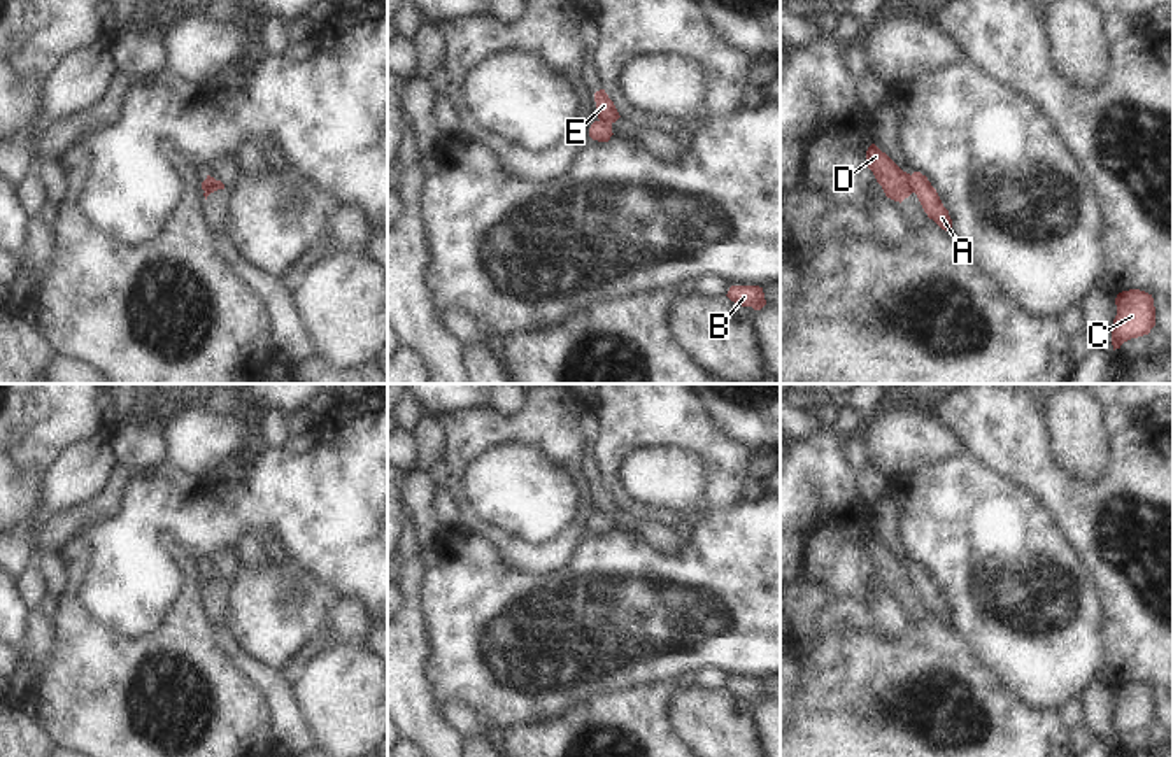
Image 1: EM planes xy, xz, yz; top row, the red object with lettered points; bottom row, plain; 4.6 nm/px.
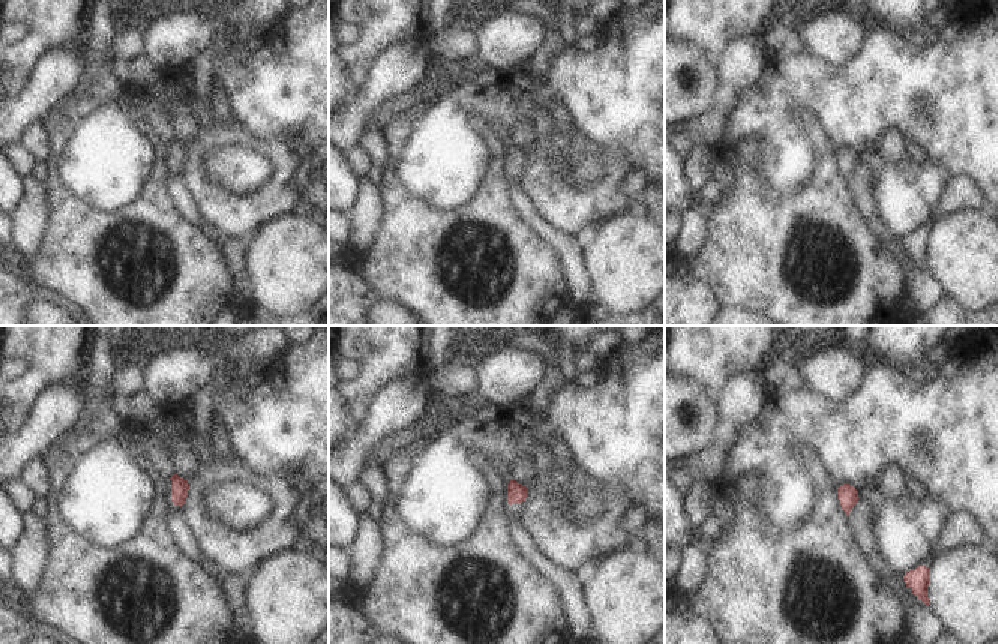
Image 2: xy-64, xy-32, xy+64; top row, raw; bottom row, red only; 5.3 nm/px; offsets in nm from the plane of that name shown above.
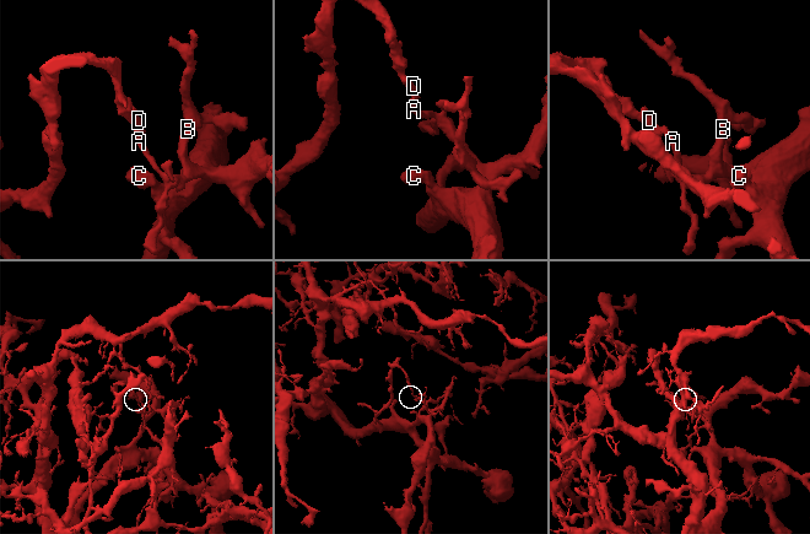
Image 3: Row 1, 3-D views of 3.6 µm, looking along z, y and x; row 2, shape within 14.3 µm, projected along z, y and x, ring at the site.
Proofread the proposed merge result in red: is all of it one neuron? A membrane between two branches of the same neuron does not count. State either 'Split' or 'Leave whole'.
Split

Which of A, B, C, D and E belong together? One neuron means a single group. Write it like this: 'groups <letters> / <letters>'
groups A B C / D E

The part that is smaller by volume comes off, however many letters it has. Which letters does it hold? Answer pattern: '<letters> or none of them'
D, E

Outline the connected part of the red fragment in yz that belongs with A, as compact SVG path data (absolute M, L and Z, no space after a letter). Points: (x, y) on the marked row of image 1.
M914 172L910 177L912 193L917 195L924 212L933 219L942 230L952 230L952 219L949 210L943 207L936 189L931 186L926 175Z

